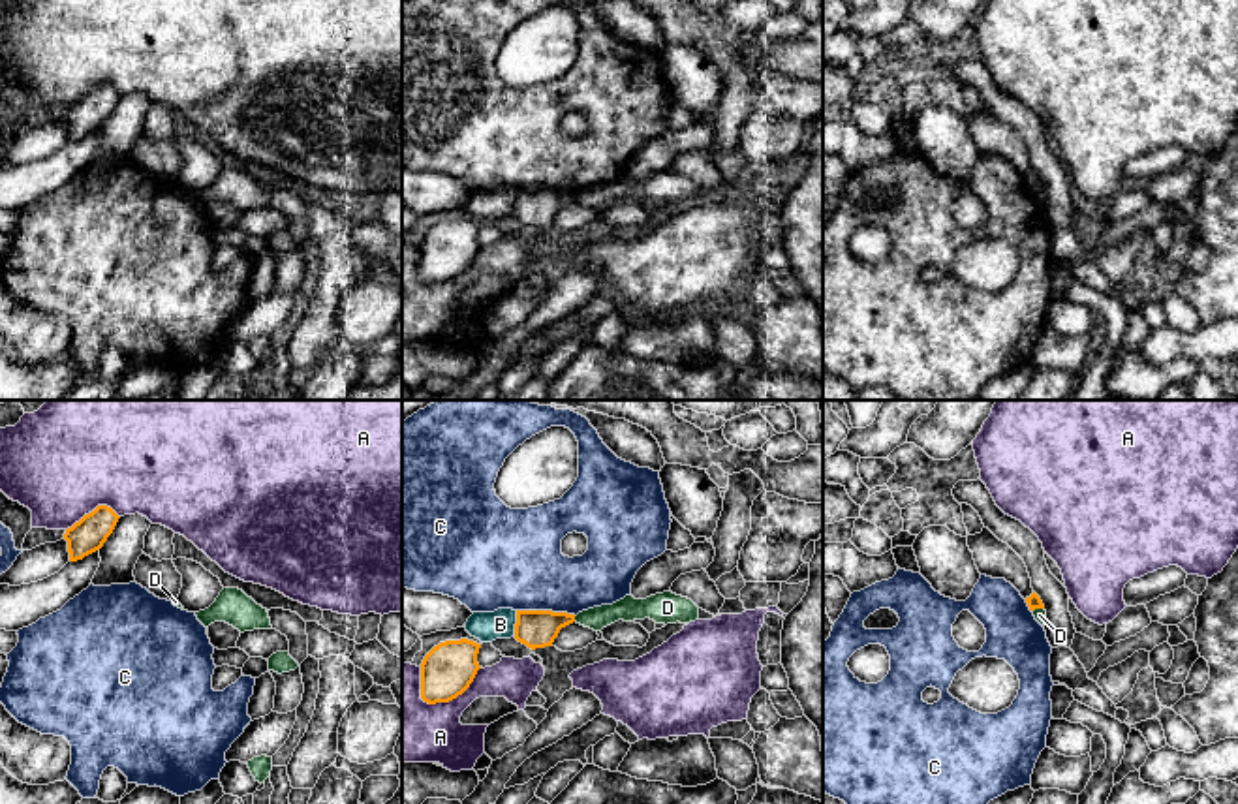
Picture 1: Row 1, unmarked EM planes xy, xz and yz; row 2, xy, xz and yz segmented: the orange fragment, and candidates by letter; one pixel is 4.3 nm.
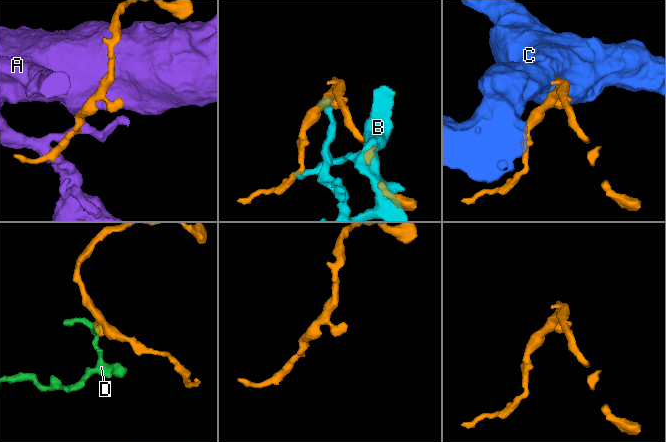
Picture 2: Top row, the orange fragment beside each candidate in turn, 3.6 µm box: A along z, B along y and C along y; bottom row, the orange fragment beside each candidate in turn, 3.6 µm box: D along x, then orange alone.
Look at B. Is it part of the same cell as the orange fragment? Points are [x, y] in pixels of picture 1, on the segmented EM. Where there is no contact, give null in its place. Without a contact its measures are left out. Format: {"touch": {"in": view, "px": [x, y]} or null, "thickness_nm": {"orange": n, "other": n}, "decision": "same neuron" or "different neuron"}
{"touch": {"in": "xz", "px": [515, 624]}, "thickness_nm": {"orange": 160, "other": 130}, "decision": "different neuron"}

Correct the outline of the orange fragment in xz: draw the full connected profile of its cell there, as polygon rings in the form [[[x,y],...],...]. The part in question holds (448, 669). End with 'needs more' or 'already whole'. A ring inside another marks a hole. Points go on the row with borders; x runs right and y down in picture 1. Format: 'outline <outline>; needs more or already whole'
outline [[[460,639],[434,646],[421,663],[421,699],[428,704],[449,703],[473,682],[481,644]]]; already whole

